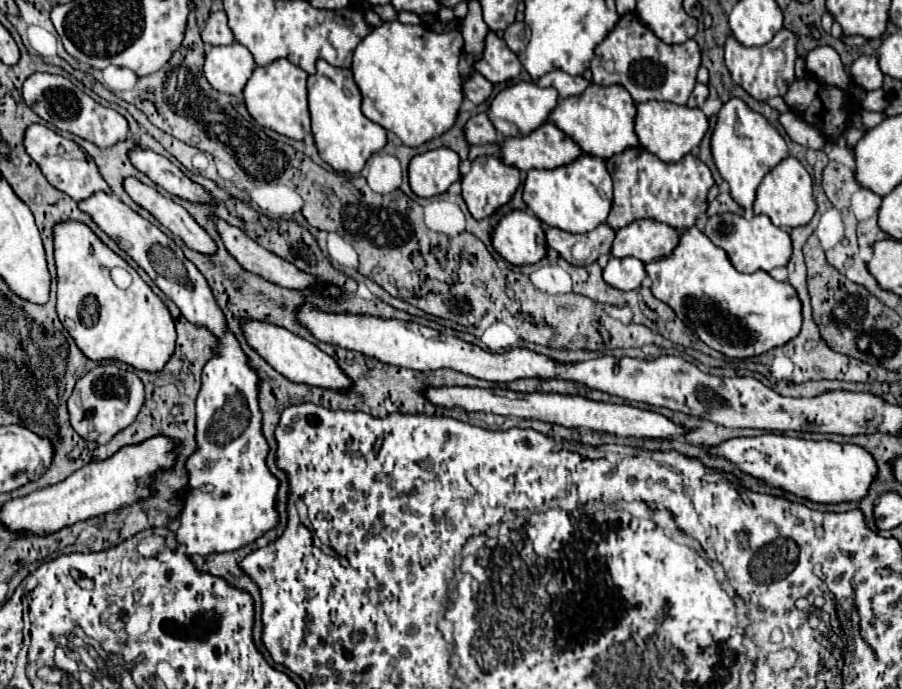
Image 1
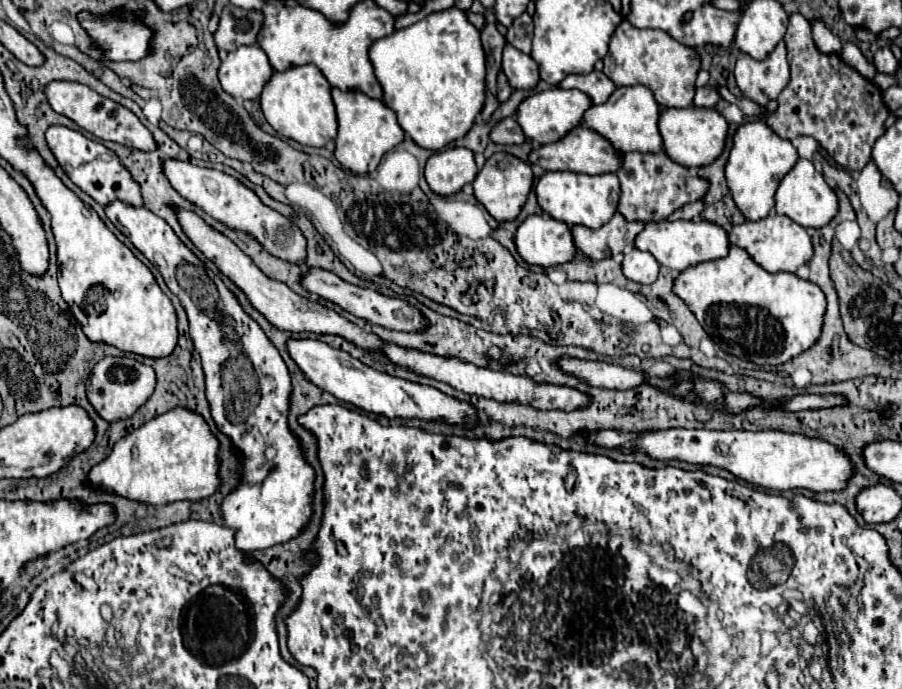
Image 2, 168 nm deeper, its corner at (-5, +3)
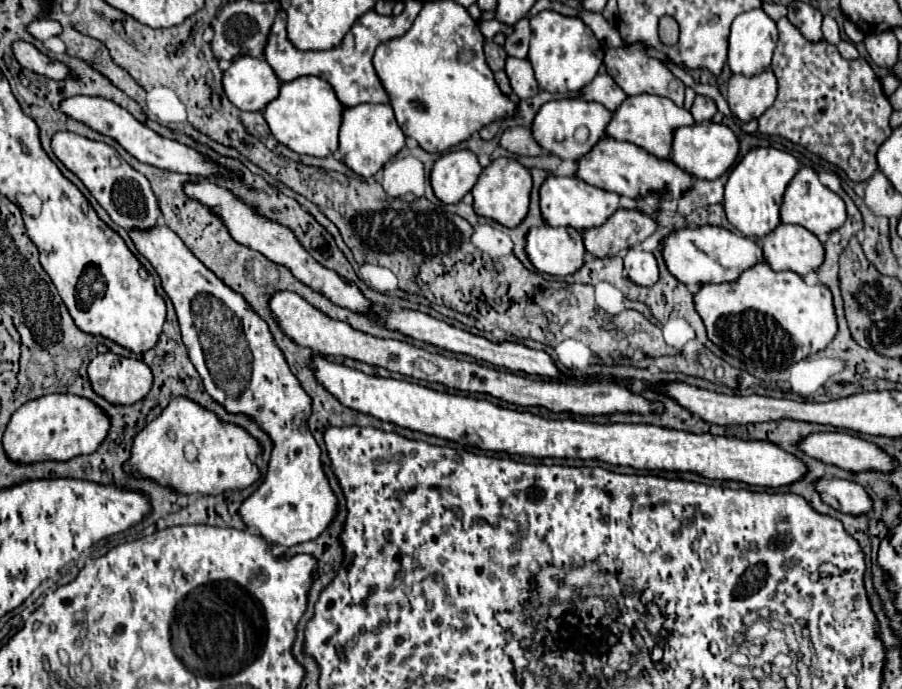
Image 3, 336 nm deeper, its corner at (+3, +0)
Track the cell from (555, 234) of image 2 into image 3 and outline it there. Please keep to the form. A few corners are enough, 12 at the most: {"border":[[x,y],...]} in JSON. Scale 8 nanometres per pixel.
{"border":[[547,224],[527,234],[539,272],[569,276],[583,266],[583,234]]}

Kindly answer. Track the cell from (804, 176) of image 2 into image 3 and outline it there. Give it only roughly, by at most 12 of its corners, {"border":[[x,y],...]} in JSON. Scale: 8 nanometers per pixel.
{"border":[[803,166],[781,220],[829,236],[847,220],[843,198]]}

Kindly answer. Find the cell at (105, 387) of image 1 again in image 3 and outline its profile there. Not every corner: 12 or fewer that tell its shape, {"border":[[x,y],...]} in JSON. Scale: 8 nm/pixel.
{"border":[[99,354],[87,368],[93,390],[111,404],[147,396],[143,360]]}

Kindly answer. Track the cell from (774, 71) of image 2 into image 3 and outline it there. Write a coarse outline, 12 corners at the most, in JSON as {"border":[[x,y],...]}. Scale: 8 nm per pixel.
{"border":[[771,70],[733,74],[727,104],[739,122],[759,118],[777,98]]}

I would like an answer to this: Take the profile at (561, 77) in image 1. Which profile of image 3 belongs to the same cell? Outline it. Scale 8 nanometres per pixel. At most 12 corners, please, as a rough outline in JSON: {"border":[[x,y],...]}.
{"border":[[597,74],[581,90],[615,112],[627,98],[609,74]]}

